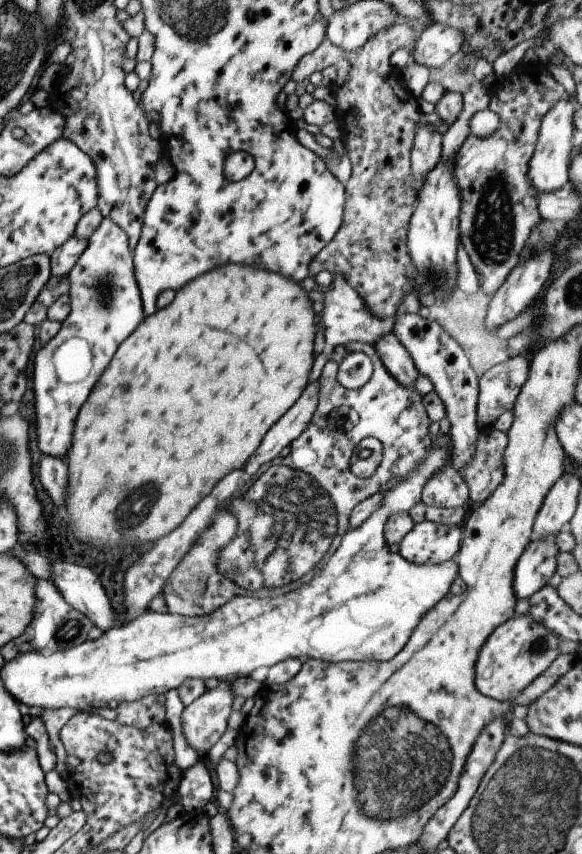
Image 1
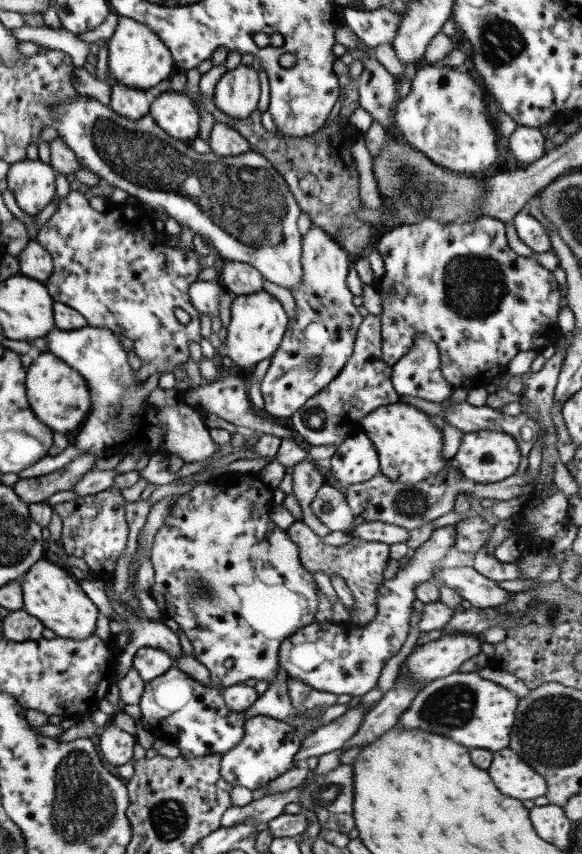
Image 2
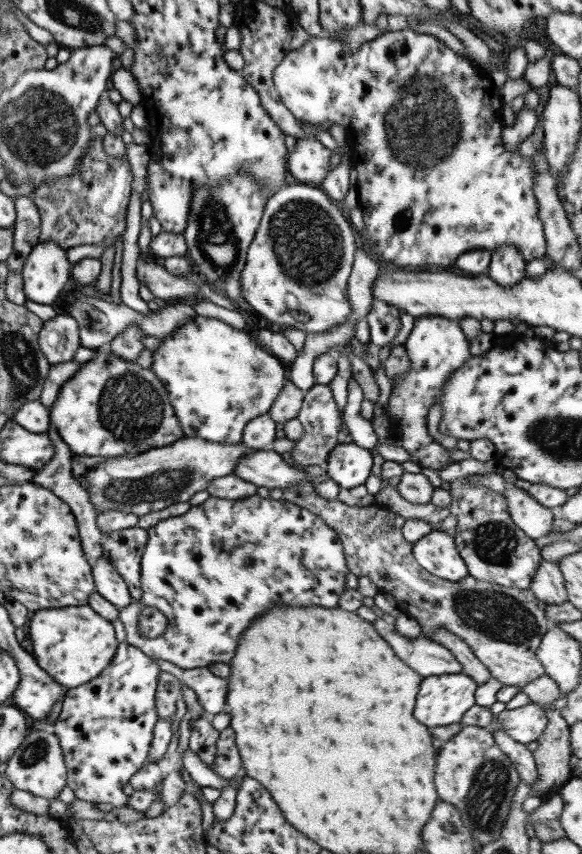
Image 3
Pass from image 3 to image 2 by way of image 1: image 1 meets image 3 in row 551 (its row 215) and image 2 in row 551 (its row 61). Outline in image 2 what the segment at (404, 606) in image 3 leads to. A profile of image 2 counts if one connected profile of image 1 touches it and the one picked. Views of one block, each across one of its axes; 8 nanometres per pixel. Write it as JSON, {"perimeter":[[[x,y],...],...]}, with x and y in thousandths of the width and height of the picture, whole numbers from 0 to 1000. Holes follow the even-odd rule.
{"perimeter":[[[509,610],[490,621],[495,630],[509,637],[515,645],[515,658],[524,667],[533,671],[555,670],[569,678],[569,674],[589,677],[595,689],[608,701],[607,714],[598,718],[598,726],[620,734],[634,730],[646,720],[646,696],[653,693],[653,685],[660,681],[656,670],[670,656],[668,639],[663,636],[627,635],[615,629],[607,629],[589,639],[565,639],[552,633],[545,625],[538,625],[519,610]]]}

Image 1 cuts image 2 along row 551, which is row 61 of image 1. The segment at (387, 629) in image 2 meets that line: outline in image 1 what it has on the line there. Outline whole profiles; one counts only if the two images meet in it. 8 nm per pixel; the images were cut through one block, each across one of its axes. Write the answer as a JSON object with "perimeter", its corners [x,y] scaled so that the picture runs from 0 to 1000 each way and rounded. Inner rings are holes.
{"perimeter":[[[737,27],[713,49],[704,66],[716,76],[737,82],[759,80],[794,56],[797,39],[756,27]]]}

